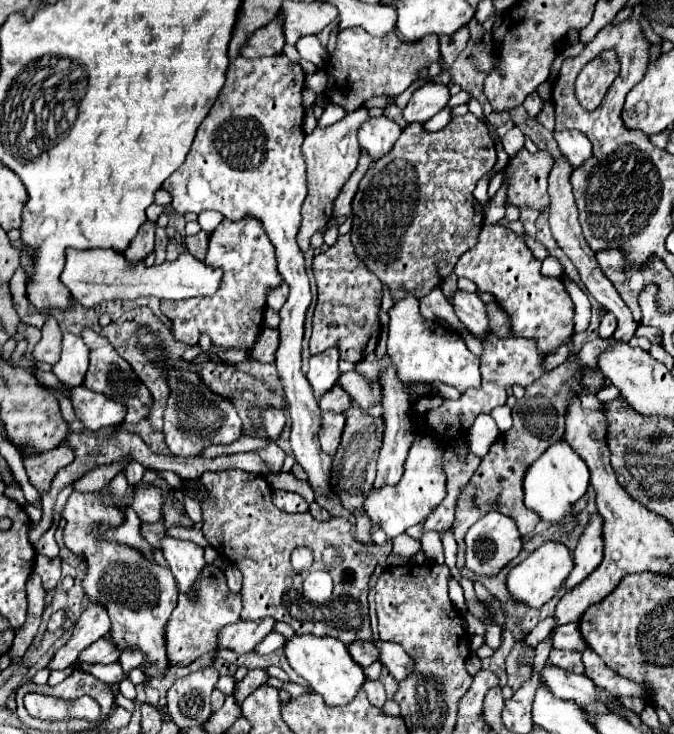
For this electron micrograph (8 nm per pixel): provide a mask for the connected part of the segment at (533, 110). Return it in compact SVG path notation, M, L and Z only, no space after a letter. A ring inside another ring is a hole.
M532 92L532 94L526 96L526 100L524 100L524 108L528 110L528 114L530 114L532 118L540 112L540 106L542 106L542 100L540 100L538 92Z

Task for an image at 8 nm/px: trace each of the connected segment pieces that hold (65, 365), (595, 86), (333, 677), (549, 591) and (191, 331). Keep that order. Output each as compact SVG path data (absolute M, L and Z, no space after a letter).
M64 332L62 334L62 354L60 354L60 360L54 364L52 372L62 382L62 386L68 386L68 384L82 384L86 368L88 368L86 344L82 342L80 336Z
M602 52L596 60L588 62L575 81L575 94L586 110L596 110L618 76L620 64L614 52Z
M312 634L294 636L292 640L286 642L284 652L286 652L290 666L308 682L308 686L316 694L324 698L326 706L350 704L366 682L364 668L352 660L346 644L336 638L316 638Z
M544 542L538 550L534 550L526 560L522 560L518 566L514 566L508 574L508 590L518 600L532 608L540 608L550 598L556 596L556 592L562 588L564 580L568 578L568 572L572 572L574 560L572 552L562 542Z
M246 216L244 220L228 220L224 218L218 228L210 234L210 250L208 264L224 270L224 288L210 298L198 300L180 300L180 302L162 302L164 316L172 322L174 338L184 344L196 344L200 334L208 334L212 344L224 348L244 348L250 352L256 336L262 328L262 316L266 308L266 290L278 286L282 276L276 268L276 254L272 242L264 234L260 220Z

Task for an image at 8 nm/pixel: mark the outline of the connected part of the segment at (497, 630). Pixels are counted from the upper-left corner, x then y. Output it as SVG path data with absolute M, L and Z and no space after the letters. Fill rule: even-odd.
M490 622L490 626L486 628L486 644L490 648L498 648L500 646L500 638L502 638L502 628L496 626L494 622Z

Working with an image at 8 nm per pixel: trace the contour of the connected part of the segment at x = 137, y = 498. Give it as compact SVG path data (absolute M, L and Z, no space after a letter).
M146 484L132 492L132 500L128 508L132 508L142 522L156 524L162 520L162 504L164 504L162 490L158 486Z

